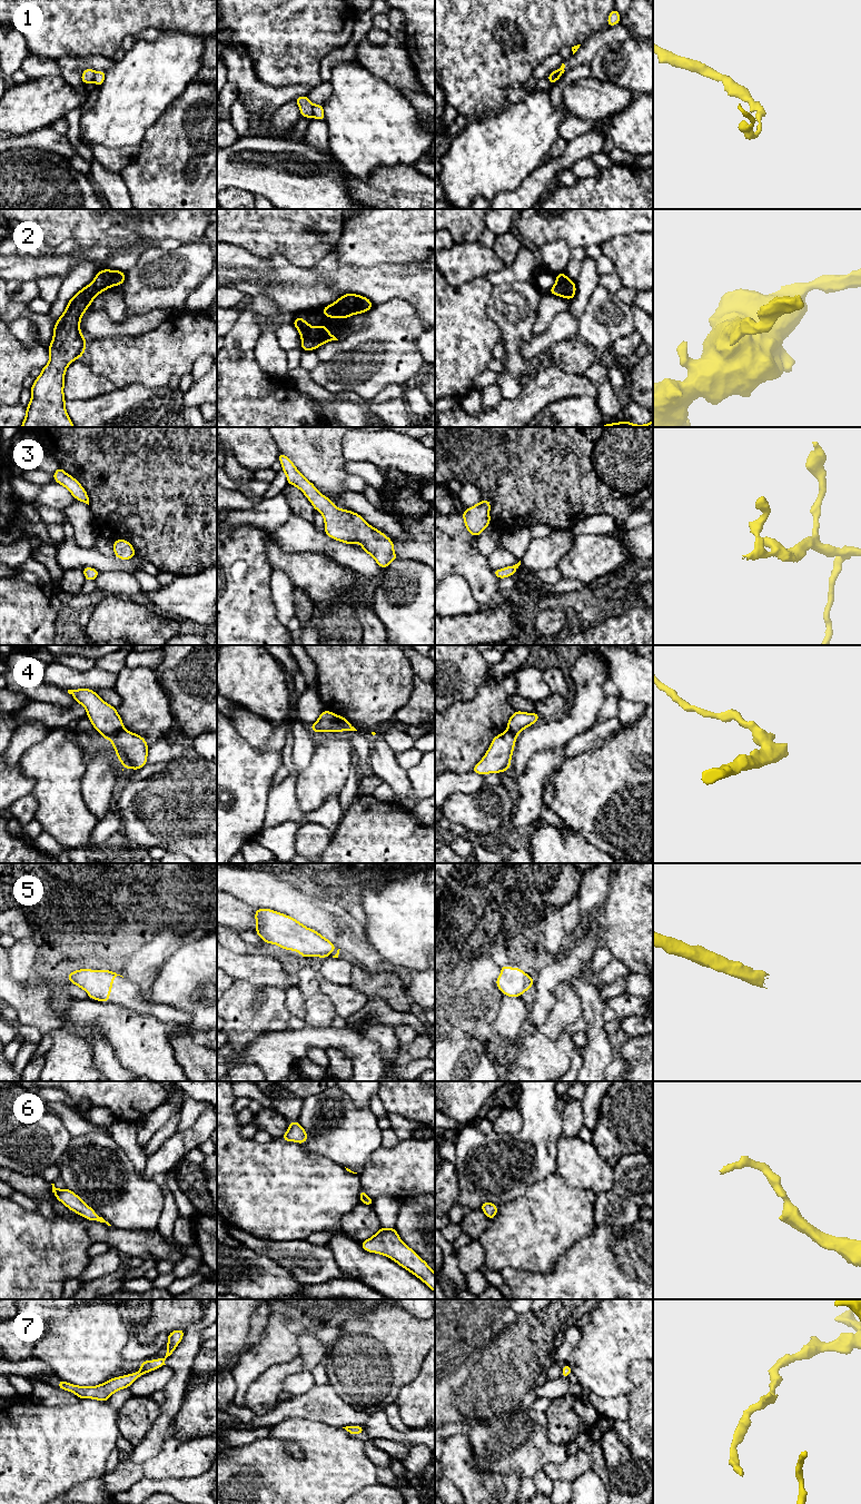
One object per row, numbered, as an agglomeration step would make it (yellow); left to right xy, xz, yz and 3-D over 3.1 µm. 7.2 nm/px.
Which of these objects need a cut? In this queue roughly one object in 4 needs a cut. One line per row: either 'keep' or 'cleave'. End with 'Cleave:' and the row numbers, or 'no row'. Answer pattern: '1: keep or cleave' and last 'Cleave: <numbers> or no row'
1: cleave
2: keep
3: keep
4: cleave
5: keep
6: keep
7: keep
Cleave: 1, 4

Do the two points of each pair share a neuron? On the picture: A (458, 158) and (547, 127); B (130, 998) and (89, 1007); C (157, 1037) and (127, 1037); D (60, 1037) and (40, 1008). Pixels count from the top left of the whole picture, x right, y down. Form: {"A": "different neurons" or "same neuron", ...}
{"A": "same neuron", "B": "different neurons", "C": "same neuron", "D": "different neurons"}

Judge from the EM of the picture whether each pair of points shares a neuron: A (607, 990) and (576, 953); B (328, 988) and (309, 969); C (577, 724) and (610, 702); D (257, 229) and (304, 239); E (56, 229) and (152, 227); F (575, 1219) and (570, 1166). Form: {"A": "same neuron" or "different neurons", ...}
{"A": "different neurons", "B": "different neurons", "C": "different neurons", "D": "same neuron", "E": "same neuron", "F": "different neurons"}

